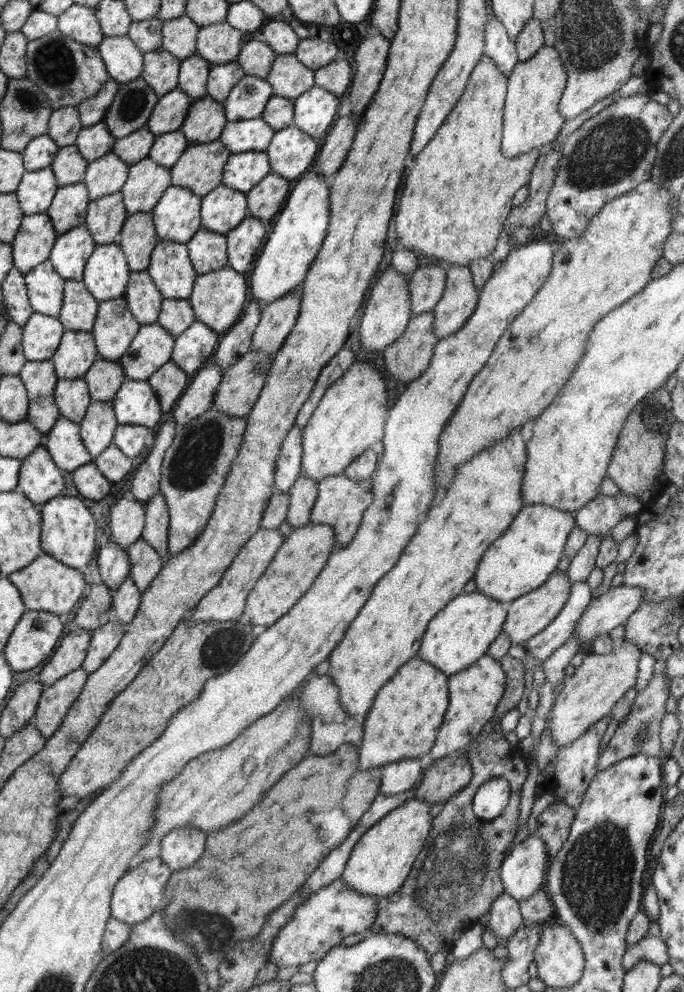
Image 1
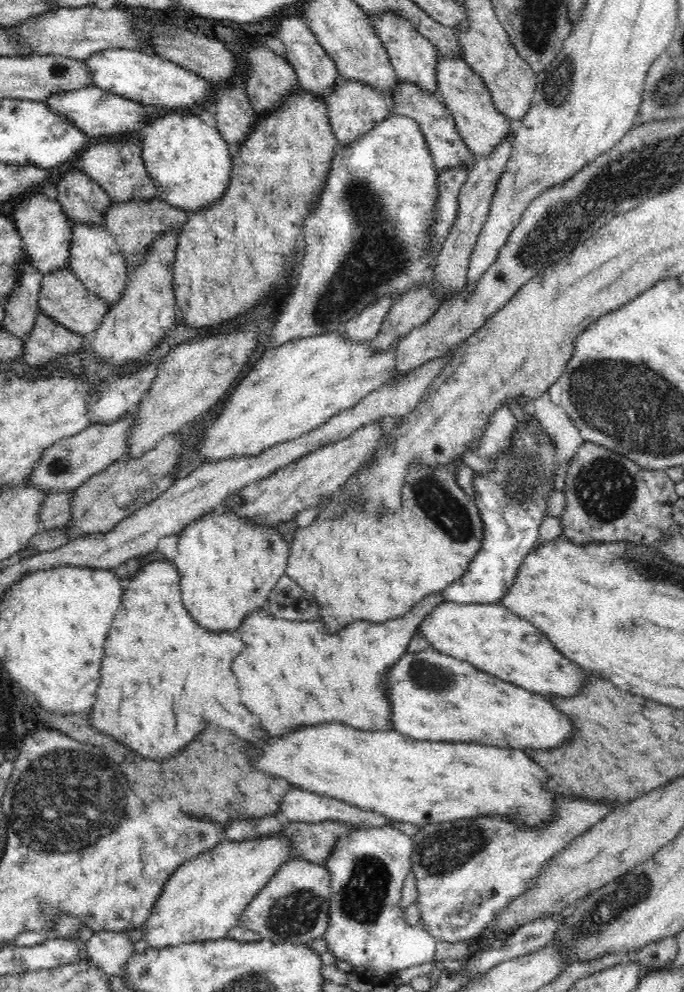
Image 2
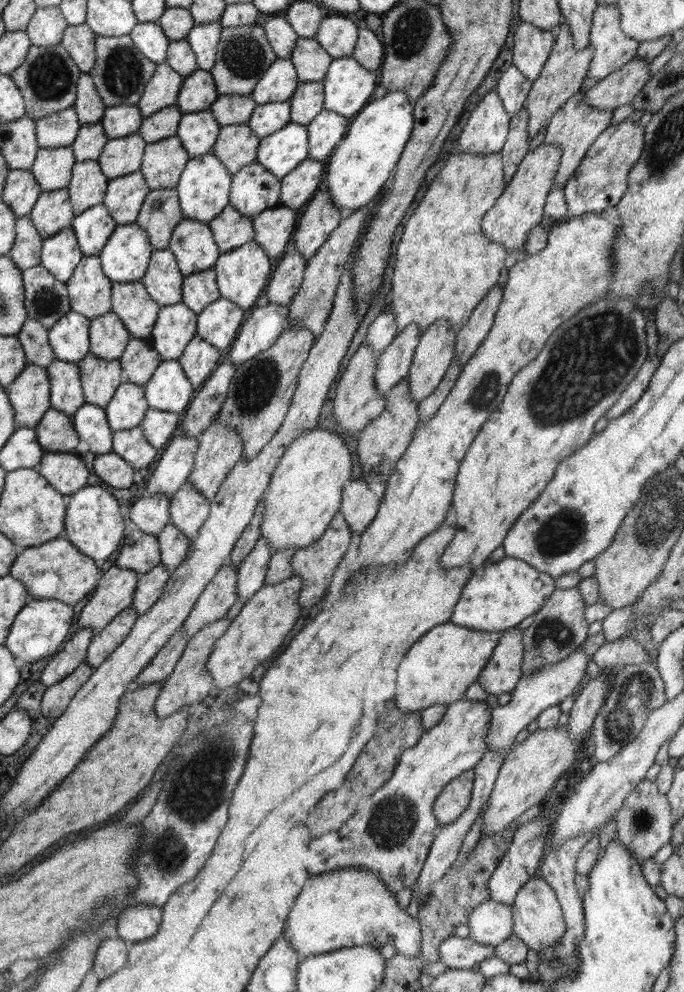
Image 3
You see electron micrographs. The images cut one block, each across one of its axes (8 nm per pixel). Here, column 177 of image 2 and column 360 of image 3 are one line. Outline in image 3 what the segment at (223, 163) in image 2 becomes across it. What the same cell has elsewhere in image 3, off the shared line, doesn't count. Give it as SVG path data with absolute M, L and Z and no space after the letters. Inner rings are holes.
M406 91L386 93L382 99L370 100L358 115L353 117L347 134L336 146L334 153L325 168L328 180L328 195L332 195L332 203L336 207L359 209L375 202L393 176L393 172L410 141L414 128L413 103L408 99Z

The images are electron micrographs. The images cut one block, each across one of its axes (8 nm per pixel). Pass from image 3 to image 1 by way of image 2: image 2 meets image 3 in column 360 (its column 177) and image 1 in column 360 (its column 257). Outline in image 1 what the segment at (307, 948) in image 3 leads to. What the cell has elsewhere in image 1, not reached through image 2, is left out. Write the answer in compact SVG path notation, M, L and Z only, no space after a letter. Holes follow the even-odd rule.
M412 796L373 824L351 850L341 876L344 884L348 884L352 892L360 892L364 896L376 896L379 900L384 896L398 893L430 833L432 826L430 808L428 802Z

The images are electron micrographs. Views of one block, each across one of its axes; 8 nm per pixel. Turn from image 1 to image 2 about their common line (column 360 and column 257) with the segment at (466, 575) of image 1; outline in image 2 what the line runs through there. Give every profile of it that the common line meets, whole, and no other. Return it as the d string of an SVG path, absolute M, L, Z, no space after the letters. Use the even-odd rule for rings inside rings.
M442 591L430 593L415 604L412 611L396 620L384 623L356 620L334 634L326 632L322 620L310 622L280 620L271 616L267 608L252 612L250 616L244 618L244 624L239 627L242 640L245 642L244 652L240 652L232 662L232 670L240 682L242 700L246 708L256 712L268 734L276 737L300 724L322 724L328 720L346 722L360 730L394 729L392 721L389 720L391 698L388 698L383 688L382 678L389 671L391 664L406 654L408 643L412 640L417 627L442 601Z

